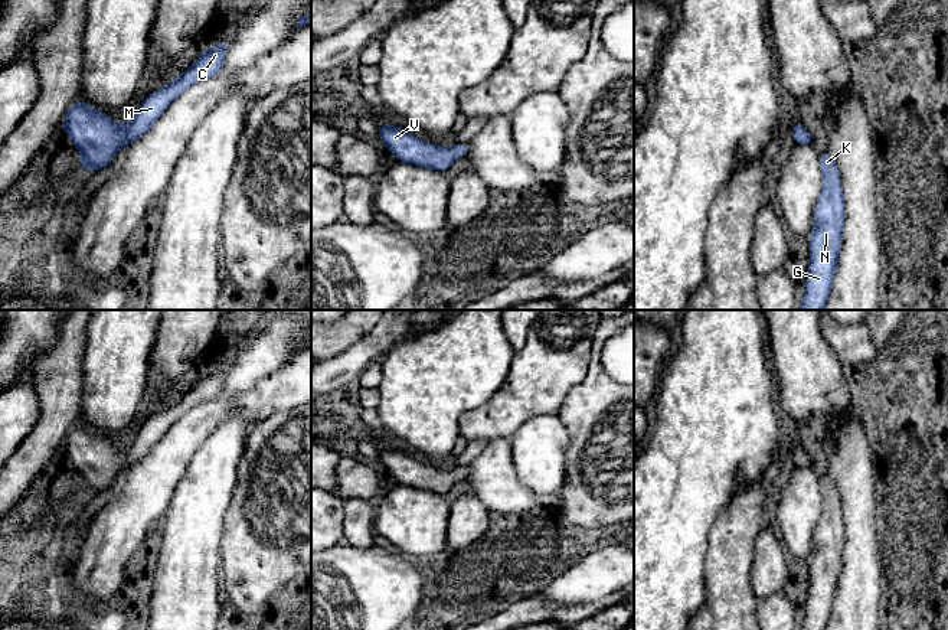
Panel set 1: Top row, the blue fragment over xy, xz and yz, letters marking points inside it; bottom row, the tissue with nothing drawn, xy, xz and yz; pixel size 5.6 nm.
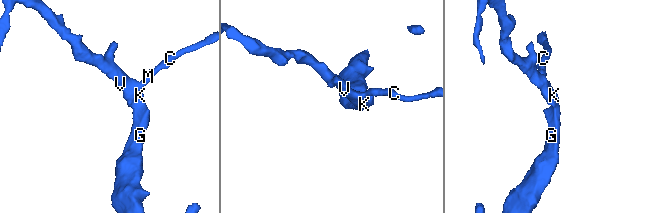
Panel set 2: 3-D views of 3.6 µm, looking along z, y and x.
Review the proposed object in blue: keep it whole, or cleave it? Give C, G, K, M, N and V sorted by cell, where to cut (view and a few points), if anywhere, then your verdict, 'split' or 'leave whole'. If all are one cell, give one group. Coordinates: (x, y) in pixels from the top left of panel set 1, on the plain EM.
C G K M N V; no cut; leave whole

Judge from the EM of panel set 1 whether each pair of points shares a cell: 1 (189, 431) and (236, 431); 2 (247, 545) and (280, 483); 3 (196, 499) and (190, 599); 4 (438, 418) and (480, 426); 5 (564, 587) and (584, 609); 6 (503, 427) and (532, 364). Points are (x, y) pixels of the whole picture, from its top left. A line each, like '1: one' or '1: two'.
1: two
2: one
3: one
4: two
5: two
6: one

